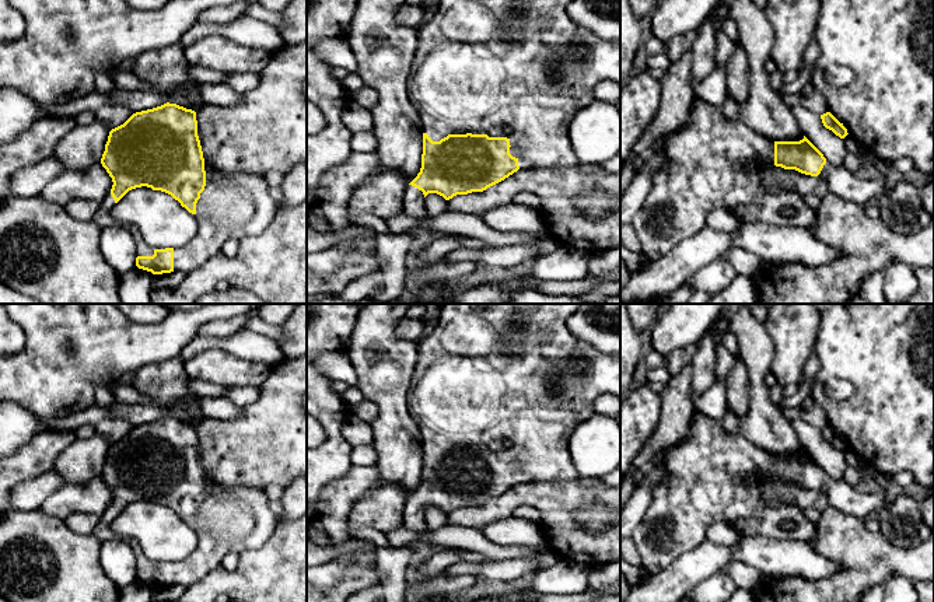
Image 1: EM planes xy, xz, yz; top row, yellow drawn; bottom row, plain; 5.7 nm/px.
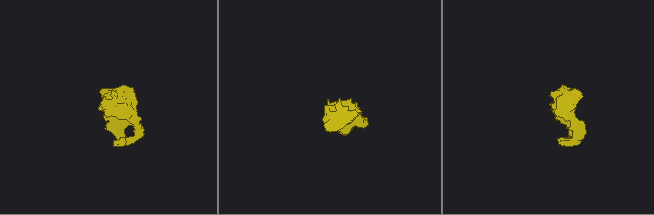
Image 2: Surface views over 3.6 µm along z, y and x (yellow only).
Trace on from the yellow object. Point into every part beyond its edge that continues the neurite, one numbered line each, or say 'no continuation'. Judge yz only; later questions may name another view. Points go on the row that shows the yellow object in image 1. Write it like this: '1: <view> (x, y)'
1: yz (705, 167)
2: yz (840, 182)

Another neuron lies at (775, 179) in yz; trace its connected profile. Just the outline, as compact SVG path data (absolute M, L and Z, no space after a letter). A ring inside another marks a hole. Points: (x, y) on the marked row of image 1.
M767 164L760 169L760 182L766 193L797 193L801 197L815 195L823 197L828 192L828 182L821 176L811 176L795 169L784 169Z

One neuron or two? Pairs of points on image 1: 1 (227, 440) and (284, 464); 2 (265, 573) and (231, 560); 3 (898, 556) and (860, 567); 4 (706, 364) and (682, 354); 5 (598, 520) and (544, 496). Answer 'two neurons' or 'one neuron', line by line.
1: one neuron
2: two neurons
3: one neuron
4: two neurons
5: two neurons

